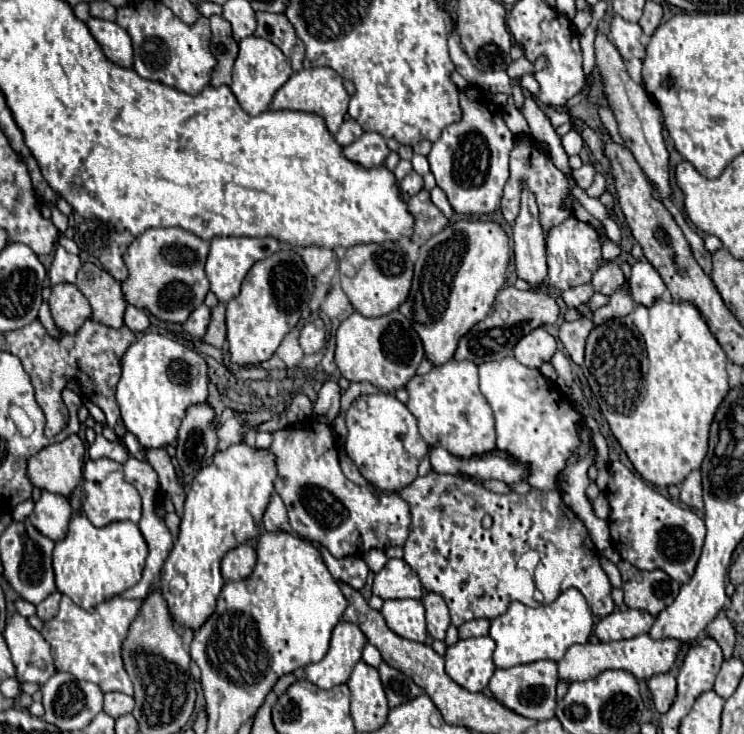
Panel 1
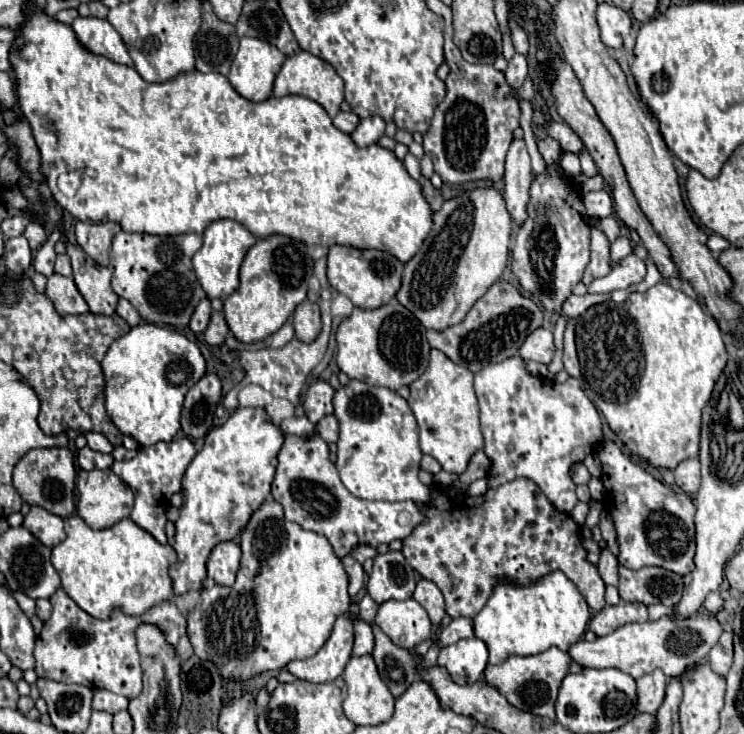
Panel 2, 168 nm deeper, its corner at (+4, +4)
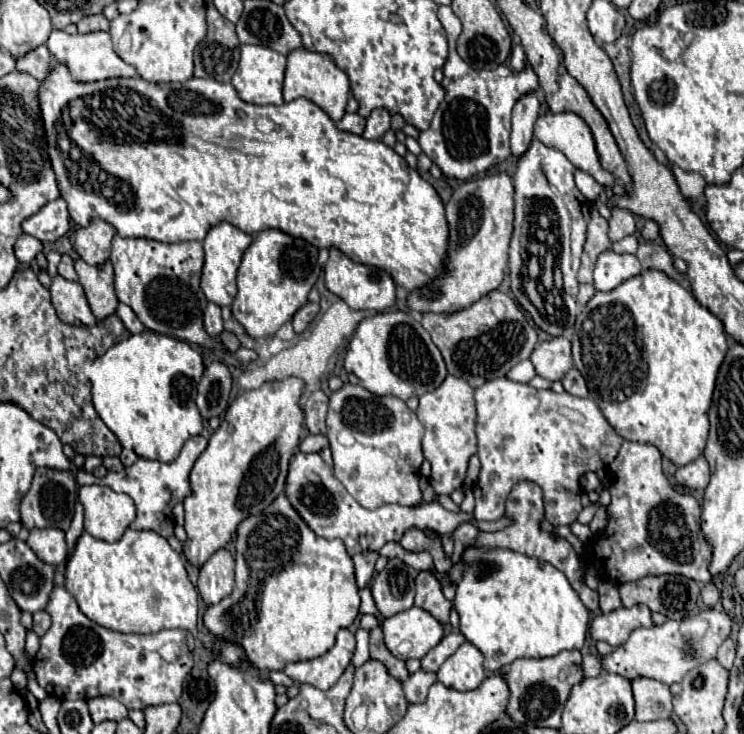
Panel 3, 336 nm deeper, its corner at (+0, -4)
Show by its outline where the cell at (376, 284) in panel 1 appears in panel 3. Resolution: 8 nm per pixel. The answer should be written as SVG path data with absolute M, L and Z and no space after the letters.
M339 249L329 251L329 261L325 265L325 285L331 293L343 299L351 309L383 311L395 303L395 283L387 271L355 263L347 255L343 255Z

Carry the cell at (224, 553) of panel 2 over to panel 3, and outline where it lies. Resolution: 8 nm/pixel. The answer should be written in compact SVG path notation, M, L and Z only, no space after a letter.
M227 549L215 551L209 561L199 569L199 593L207 605L219 603L233 591L235 585L235 559Z

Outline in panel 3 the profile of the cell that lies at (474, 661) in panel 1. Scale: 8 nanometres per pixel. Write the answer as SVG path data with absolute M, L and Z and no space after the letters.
M463 643L437 671L437 679L451 689L471 691L485 679L483 653L471 643Z

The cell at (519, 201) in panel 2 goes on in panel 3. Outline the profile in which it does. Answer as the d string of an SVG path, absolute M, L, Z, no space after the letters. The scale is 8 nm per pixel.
M525 95L517 101L513 109L513 131L511 131L511 155L519 159L519 153L527 151L533 139L533 125L539 115L539 101L537 95Z

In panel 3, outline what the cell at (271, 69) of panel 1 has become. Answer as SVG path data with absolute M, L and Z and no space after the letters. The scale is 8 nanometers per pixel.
M241 45L241 61L237 73L233 75L231 83L239 97L253 105L281 105L281 87L283 87L283 73L285 73L285 57L277 51L271 51L263 45Z

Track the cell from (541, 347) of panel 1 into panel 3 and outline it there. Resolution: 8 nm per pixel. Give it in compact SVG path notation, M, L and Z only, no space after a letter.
M553 337L543 341L531 353L531 363L537 375L549 381L561 381L563 375L573 367L571 343L565 337Z

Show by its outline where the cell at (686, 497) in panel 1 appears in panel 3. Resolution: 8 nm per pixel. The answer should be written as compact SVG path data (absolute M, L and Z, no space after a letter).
M699 457L693 463L679 467L675 473L675 479L677 479L677 483L681 483L689 489L703 491L709 481L709 465L707 465L705 457Z

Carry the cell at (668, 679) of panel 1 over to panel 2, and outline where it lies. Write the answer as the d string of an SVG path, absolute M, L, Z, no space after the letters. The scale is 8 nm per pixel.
M659 669L647 673L637 679L637 711L641 713L657 713L665 699L669 677L663 675Z

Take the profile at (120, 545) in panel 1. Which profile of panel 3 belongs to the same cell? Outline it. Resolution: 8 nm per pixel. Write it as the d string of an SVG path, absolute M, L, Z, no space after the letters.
M127 529L119 541L107 543L83 533L65 563L65 589L75 597L79 609L97 625L121 633L157 633L161 629L197 629L197 591L187 577L185 563L167 539L155 531Z

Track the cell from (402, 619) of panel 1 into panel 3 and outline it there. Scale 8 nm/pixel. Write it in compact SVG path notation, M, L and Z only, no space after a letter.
M419 607L383 619L381 629L385 633L387 649L403 661L411 657L421 659L443 637L441 623Z

